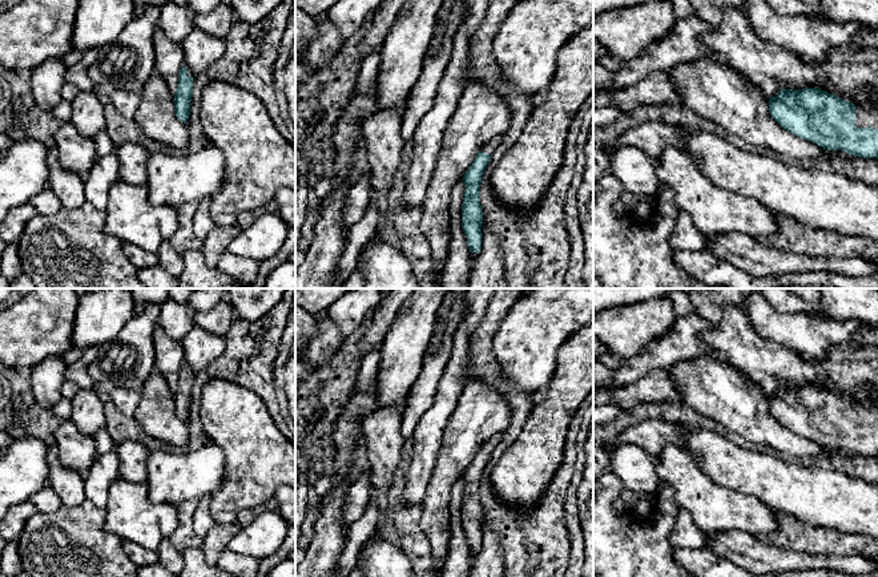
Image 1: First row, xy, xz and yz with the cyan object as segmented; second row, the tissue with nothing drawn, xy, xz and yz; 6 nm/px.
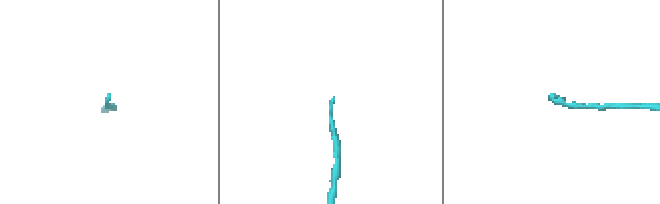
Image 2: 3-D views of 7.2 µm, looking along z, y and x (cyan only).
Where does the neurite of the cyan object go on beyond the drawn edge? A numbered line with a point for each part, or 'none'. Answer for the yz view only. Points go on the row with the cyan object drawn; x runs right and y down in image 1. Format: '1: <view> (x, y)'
1: yz (864, 117)

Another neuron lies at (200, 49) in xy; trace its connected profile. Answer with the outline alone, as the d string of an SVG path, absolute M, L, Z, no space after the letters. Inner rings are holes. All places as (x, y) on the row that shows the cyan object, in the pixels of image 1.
M196 27L180 45L184 51L185 65L194 77L214 64L226 49L225 40L210 36Z

